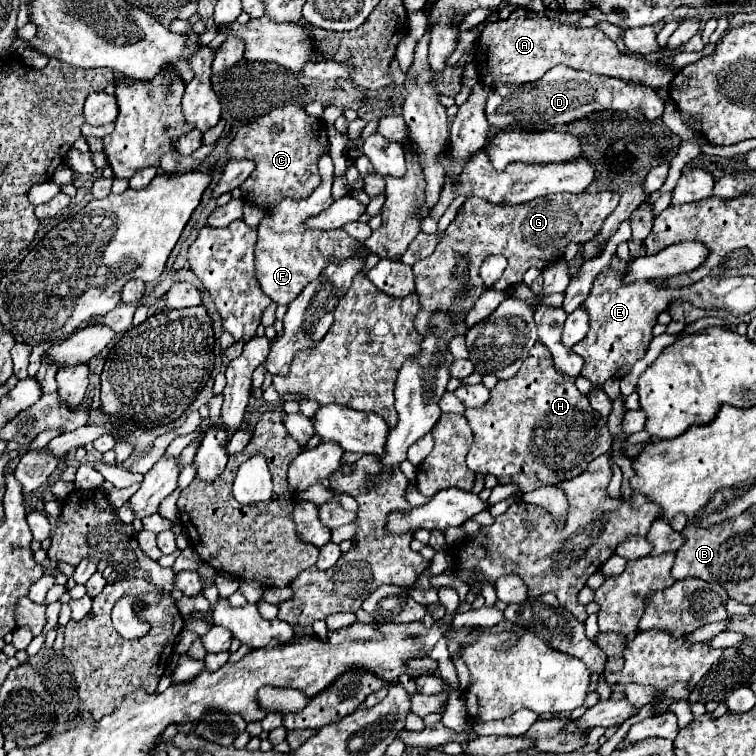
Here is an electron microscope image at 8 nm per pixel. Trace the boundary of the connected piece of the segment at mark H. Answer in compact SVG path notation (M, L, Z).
M536 342L530 356L524 360L520 372L508 380L498 380L490 390L490 400L480 408L466 408L464 412L472 432L474 444L468 452L468 468L480 474L494 474L500 484L514 484L520 492L532 492L544 484L558 484L584 472L584 468L600 454L606 454L612 446L612 438L602 418L588 402L588 396L580 394L574 380L564 380L554 368L554 360L544 344Z

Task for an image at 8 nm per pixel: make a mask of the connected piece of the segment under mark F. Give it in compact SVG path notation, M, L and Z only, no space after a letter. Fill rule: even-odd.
M322 154L318 160L322 184L304 200L284 200L274 210L265 214L262 224L257 226L257 242L255 248L255 272L258 272L258 282L262 290L276 302L276 304L290 304L302 288L314 280L322 270L330 256L336 260L348 256L352 248L358 248L360 242L352 240L344 230L306 230L302 222L308 216L316 216L332 204L330 188L334 182L334 164L330 154ZM276 228L276 230L270 230ZM286 228L286 234L284 234Z

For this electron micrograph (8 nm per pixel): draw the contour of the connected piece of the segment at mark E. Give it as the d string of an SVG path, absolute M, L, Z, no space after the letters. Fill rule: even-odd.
M614 256L610 266L596 276L592 292L582 304L590 316L590 330L584 340L572 346L572 350L584 358L582 376L588 378L594 386L602 386L608 378L624 378L630 372L630 368L648 350L656 316L666 310L670 302L680 298L680 288L660 288L662 280L638 280L636 284L620 284L620 272L624 272L626 266L628 262L622 262Z

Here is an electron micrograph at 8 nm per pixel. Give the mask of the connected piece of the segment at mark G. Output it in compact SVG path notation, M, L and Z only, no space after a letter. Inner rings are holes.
M600 192L600 194L550 194L544 198L536 198L532 202L520 204L520 206L496 206L480 198L468 198L462 204L462 212L456 214L452 224L446 228L442 240L438 242L436 250L430 258L416 262L414 268L414 280L416 280L416 292L422 298L422 312L416 316L416 330L426 336L432 334L430 318L436 310L447 311L454 304L454 292L458 290L458 284L450 278L450 272L454 270L456 258L466 256L470 262L470 278L468 286L472 288L470 294L466 294L464 300L458 302L459 310L448 312L460 320L470 312L474 302L480 298L484 290L484 282L478 276L480 264L492 256L502 254L508 260L508 266L504 270L504 276L494 282L490 288L508 292L516 284L522 282L522 276L528 268L544 268L548 262L560 258L564 254L564 248L568 242L584 244L596 236L606 216L616 208L620 200L618 192Z

